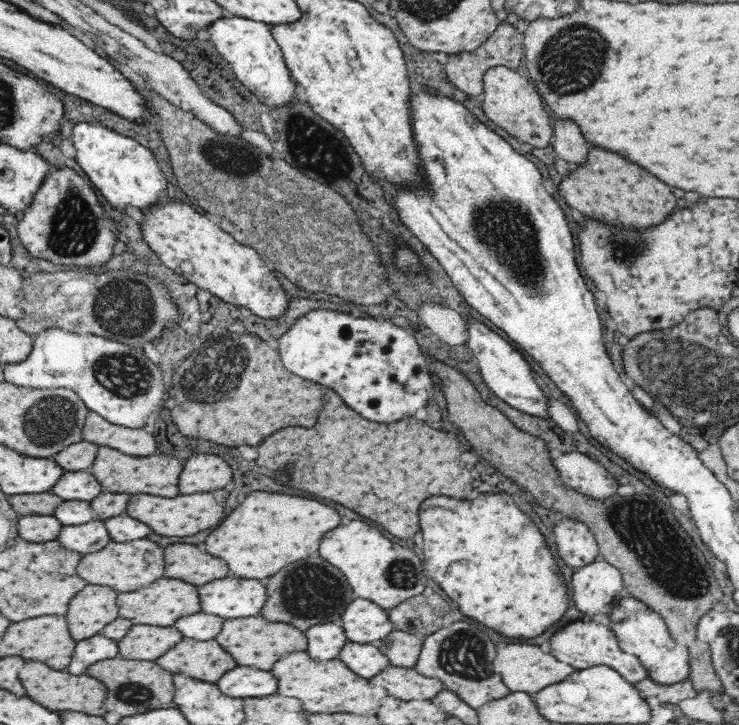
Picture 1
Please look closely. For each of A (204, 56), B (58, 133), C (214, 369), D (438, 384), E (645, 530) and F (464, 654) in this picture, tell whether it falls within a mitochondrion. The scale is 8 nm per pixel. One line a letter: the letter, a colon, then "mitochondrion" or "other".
A: other
B: other
C: mitochondrion
D: other
E: mitochondrion
F: mitochondrion

